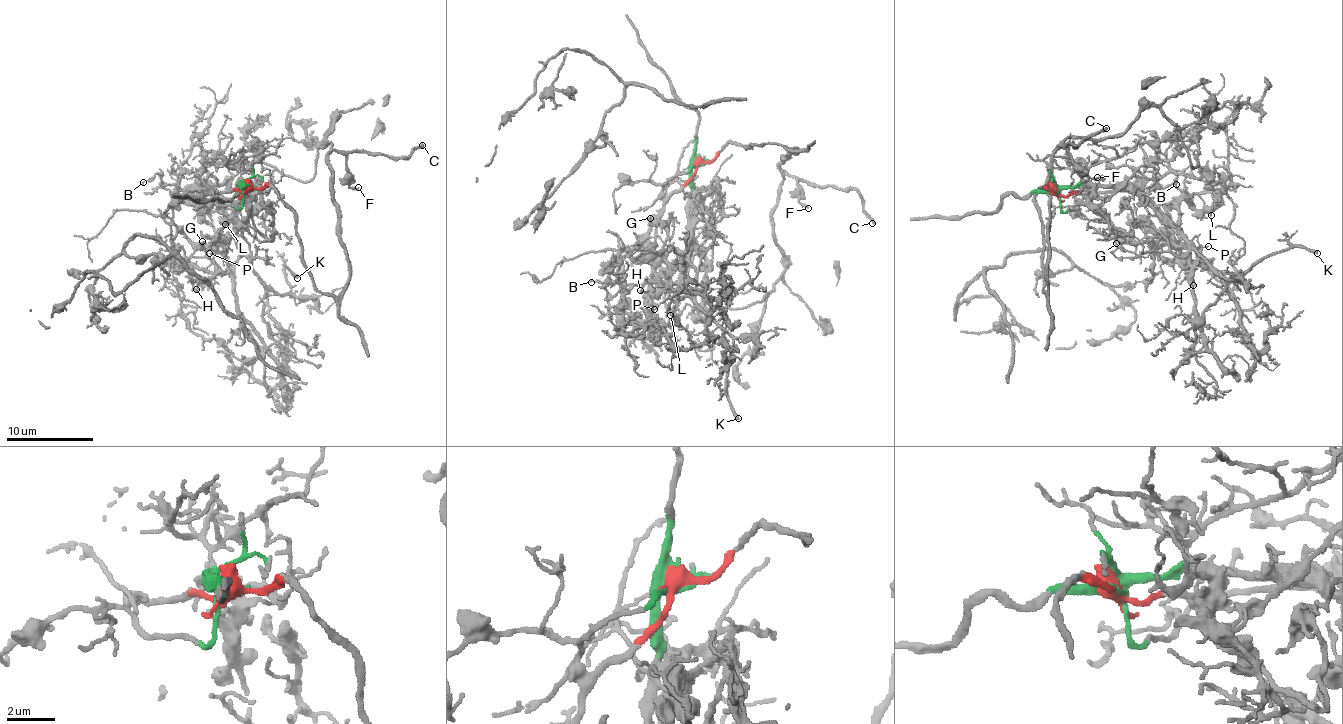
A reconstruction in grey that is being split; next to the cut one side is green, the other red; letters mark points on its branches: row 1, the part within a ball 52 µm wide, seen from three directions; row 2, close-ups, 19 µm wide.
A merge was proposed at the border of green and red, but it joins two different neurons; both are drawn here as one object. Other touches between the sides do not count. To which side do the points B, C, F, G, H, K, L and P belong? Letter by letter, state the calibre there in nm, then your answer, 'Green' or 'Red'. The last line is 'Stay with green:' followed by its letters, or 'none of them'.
B: Thickness 150 nm. Green
C: Thickness 280 nm. Red
F: Thickness 170 nm. Red
G: Thickness 150 nm. Green
H: Thickness 100 nm. Green
K: Thickness 260 nm. Green
L: Thickness 100 nm. Green
P: Thickness 110 nm. Green
Stay with green: B, G, H, K, L, P

